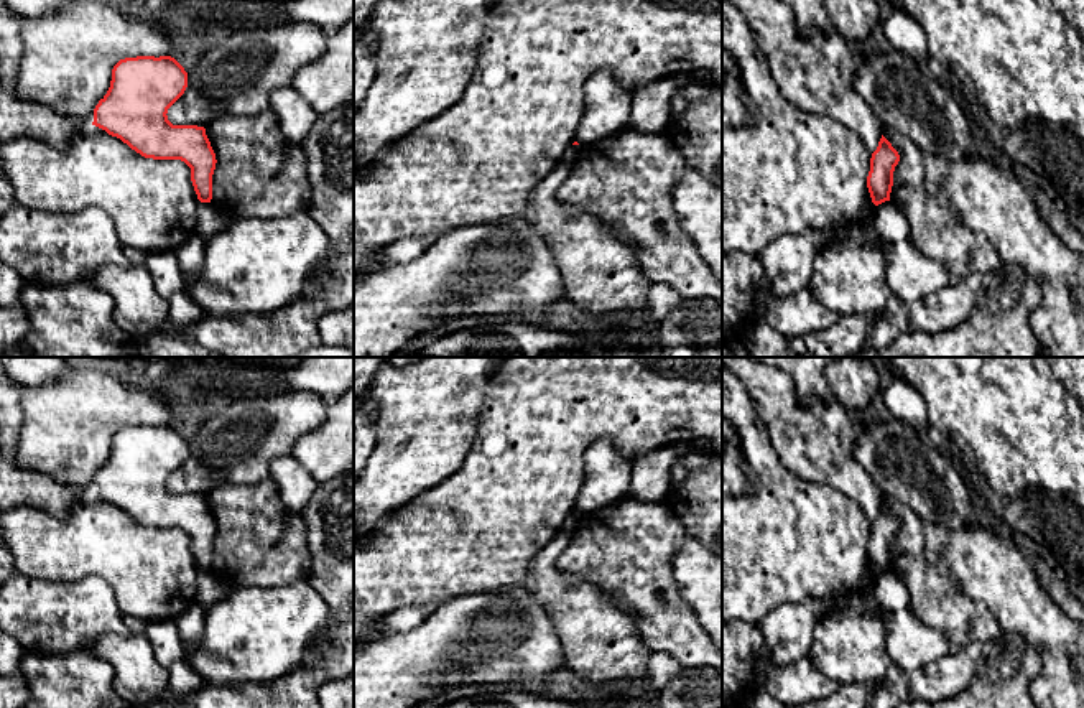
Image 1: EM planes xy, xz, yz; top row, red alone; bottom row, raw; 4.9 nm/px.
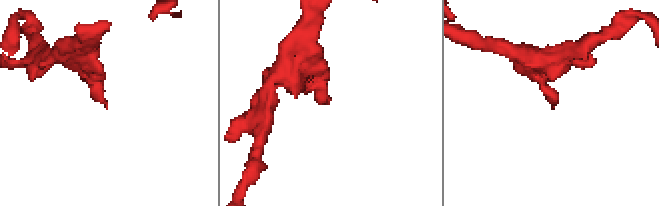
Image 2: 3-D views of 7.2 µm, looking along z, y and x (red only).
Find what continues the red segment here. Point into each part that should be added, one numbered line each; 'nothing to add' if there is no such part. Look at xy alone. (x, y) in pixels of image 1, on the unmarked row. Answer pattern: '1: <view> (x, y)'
nothing to add

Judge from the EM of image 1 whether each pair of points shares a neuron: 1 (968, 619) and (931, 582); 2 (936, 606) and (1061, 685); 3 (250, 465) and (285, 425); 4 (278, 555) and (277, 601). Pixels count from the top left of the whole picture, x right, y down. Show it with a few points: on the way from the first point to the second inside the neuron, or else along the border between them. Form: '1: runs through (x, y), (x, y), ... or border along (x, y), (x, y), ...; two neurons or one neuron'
1: runs through (958, 610), (940, 591); one neuron
2: border along (976, 601), (987, 608), (1004, 633); two neurons
3: runs through (255, 455), (275, 435); one neuron
4: border along (306, 578), (282, 586), (237, 586); two neurons

